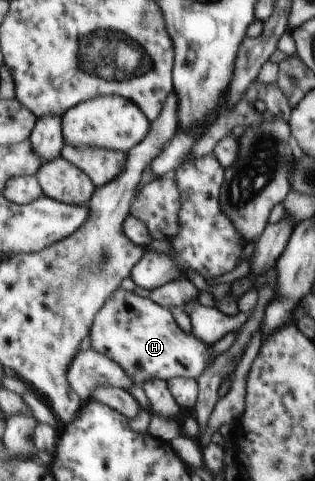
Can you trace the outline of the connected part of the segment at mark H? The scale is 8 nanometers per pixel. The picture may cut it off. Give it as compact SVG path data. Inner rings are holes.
M123 288L111 295L110 301L98 315L91 340L93 348L120 363L133 381L142 387L147 381L153 381L153 379L162 379L163 381L172 381L173 378L181 377L199 379L211 367L214 359L211 355L212 345L207 345L205 341L199 339L195 332L183 331L171 309L159 305L153 301L153 298L141 297L134 290Z

